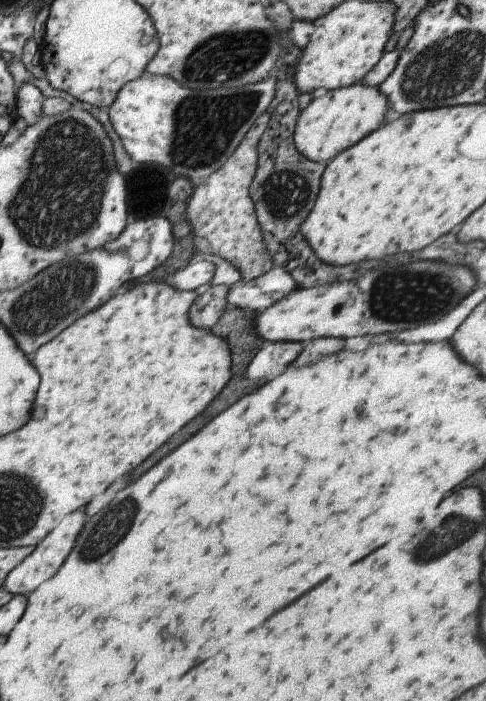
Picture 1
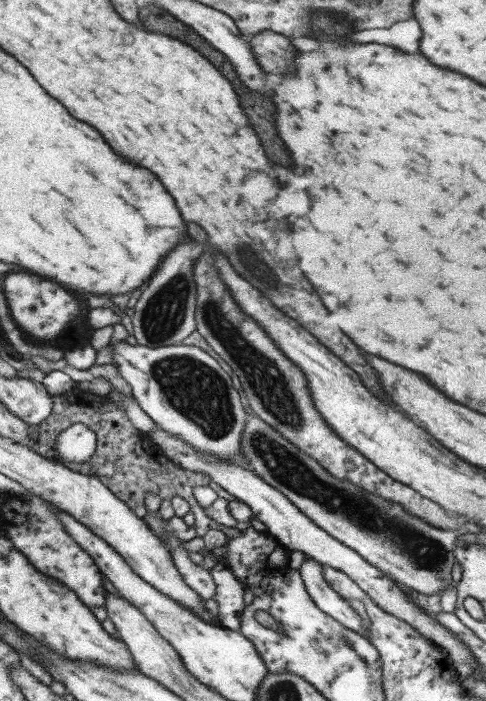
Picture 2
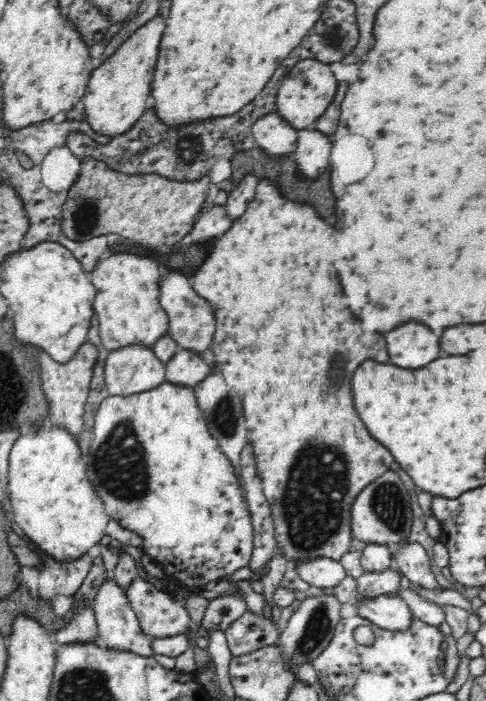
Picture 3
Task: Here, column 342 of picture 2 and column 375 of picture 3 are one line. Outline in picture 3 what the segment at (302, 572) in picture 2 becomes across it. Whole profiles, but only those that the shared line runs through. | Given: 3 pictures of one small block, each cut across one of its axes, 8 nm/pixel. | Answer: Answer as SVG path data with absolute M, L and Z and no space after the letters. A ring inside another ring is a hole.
M380 594L374 598L360 596L358 616L392 632L408 630L414 618L406 602L396 594Z

